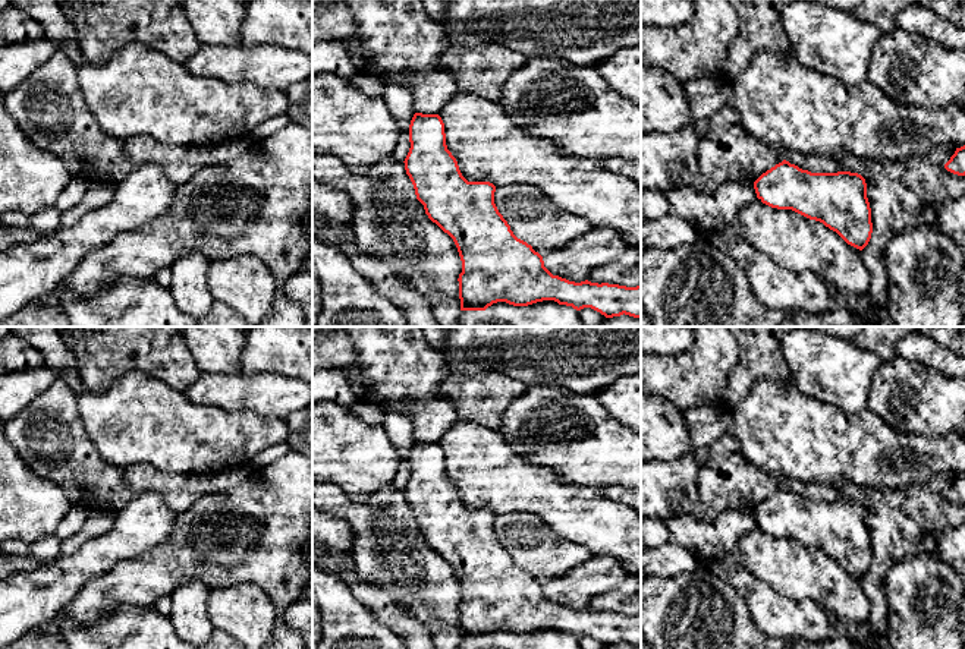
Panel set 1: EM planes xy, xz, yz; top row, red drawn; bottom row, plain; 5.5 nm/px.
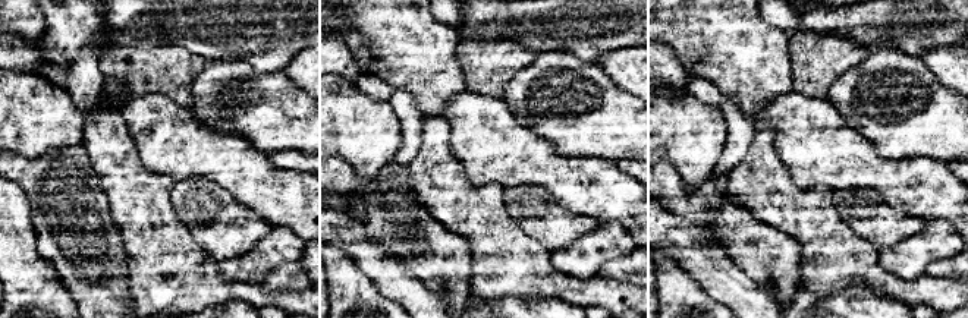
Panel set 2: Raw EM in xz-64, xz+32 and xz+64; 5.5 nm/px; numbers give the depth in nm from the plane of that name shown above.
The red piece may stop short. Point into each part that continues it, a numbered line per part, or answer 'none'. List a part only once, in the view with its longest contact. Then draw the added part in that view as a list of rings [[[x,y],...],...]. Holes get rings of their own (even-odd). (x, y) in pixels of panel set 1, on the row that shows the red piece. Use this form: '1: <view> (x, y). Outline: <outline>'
none

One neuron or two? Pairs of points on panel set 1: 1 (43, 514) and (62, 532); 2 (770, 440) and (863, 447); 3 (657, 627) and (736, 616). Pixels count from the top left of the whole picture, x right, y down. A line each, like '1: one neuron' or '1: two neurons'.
1: two neurons
2: one neuron
3: one neuron

